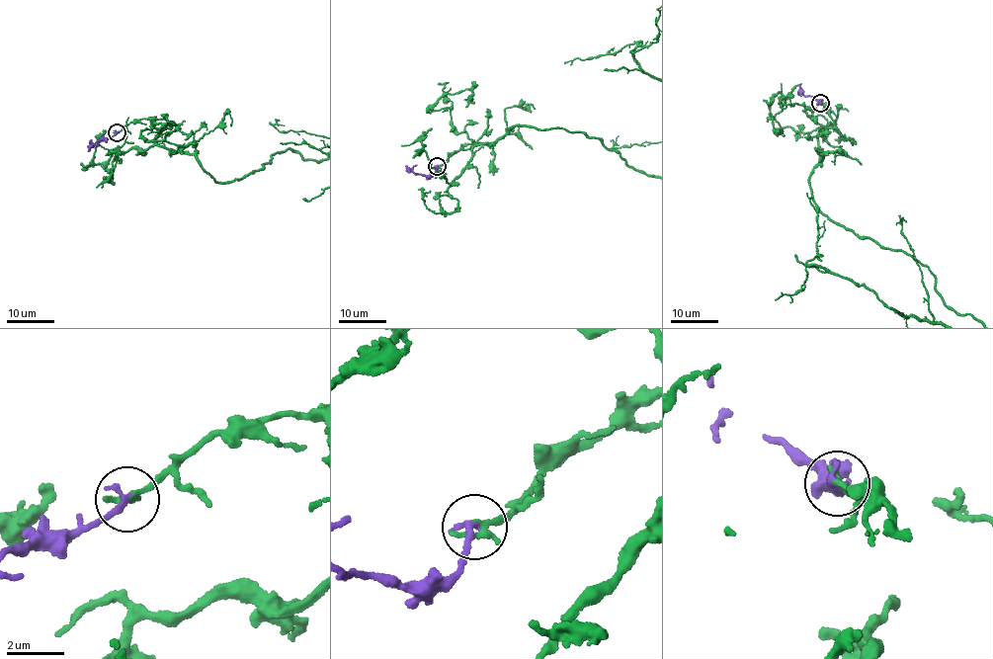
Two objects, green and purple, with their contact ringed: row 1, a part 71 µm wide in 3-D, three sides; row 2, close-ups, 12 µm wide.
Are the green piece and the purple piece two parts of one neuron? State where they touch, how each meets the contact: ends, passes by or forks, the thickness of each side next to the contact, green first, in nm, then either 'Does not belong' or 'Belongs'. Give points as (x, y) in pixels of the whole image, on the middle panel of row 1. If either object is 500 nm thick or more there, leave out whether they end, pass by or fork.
Place: (437, 166). At the ring green passes by. At the ring purple ends. Thickness 190 nm (green) against 280 nm. Belongs

